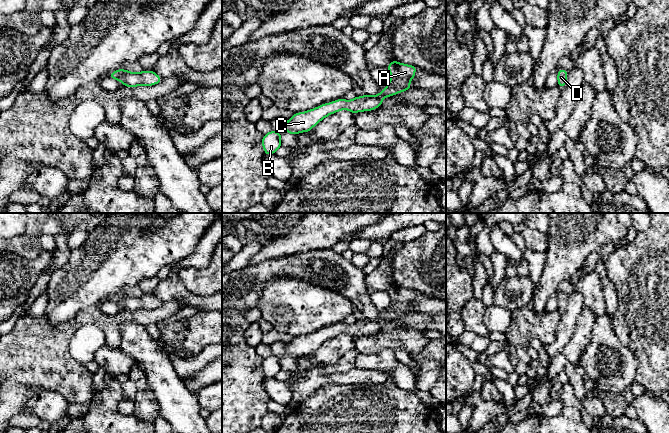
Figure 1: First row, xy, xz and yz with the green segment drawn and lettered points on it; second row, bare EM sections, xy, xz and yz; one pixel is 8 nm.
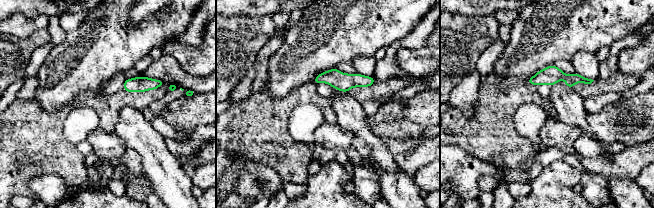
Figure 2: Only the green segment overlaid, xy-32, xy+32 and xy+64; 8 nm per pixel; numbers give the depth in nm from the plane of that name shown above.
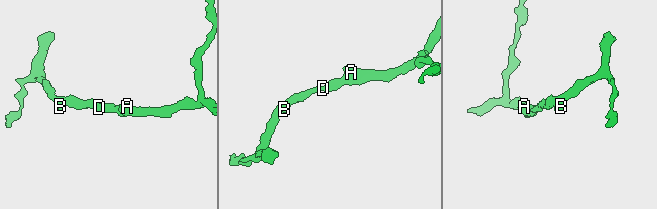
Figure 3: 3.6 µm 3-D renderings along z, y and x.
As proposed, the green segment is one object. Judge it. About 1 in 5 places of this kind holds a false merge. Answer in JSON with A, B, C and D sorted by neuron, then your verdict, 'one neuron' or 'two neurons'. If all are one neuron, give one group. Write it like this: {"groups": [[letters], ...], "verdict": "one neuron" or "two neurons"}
{"groups": [["A", "B", "C", "D"]], "verdict": "one neuron"}

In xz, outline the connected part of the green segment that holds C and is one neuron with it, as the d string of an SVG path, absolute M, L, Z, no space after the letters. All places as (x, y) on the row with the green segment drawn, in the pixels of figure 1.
M393 60L389 63L387 68L391 73L391 79L380 94L374 96L365 94L360 97L356 96L353 100L348 101L345 99L338 99L305 112L294 113L291 119L286 120L285 132L294 135L301 132L309 132L322 119L340 110L347 109L355 114L357 112L377 109L381 106L385 97L412 89L409 84L415 76L417 67Z

